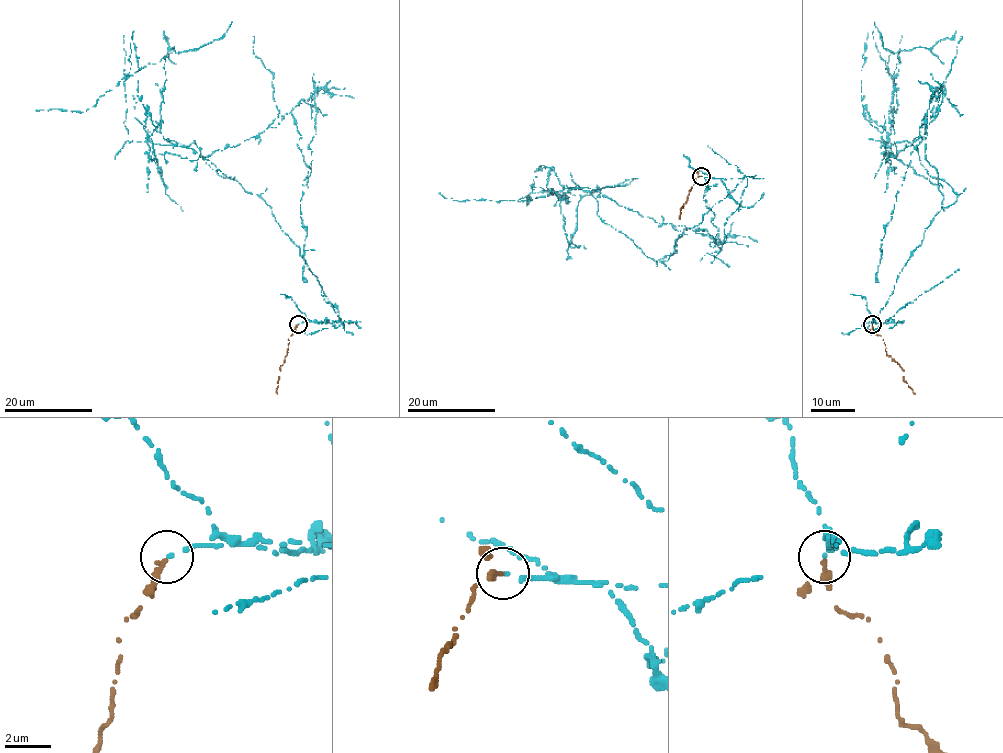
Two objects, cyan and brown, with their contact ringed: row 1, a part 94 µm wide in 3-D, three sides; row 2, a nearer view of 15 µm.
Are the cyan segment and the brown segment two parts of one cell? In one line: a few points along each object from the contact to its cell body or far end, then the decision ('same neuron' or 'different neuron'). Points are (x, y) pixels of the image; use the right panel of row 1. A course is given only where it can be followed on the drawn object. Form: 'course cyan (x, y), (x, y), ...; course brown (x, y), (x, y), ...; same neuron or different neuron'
course cyan (872, 324), (956, 201), (910, 142), (883, 158), (920, 135), (940, 89), (879, 282); course brown (872, 325), (874, 333), (883, 339), (886, 353), (900, 366), (903, 378), (915, 394); different neuron

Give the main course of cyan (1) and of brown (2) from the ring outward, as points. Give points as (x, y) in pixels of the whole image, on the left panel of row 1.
1: (298, 324), (340, 317), (272, 207), (195, 140), (152, 141), (207, 157), (319, 89), (304, 282)
2: (298, 325), (288, 339), (277, 394)

